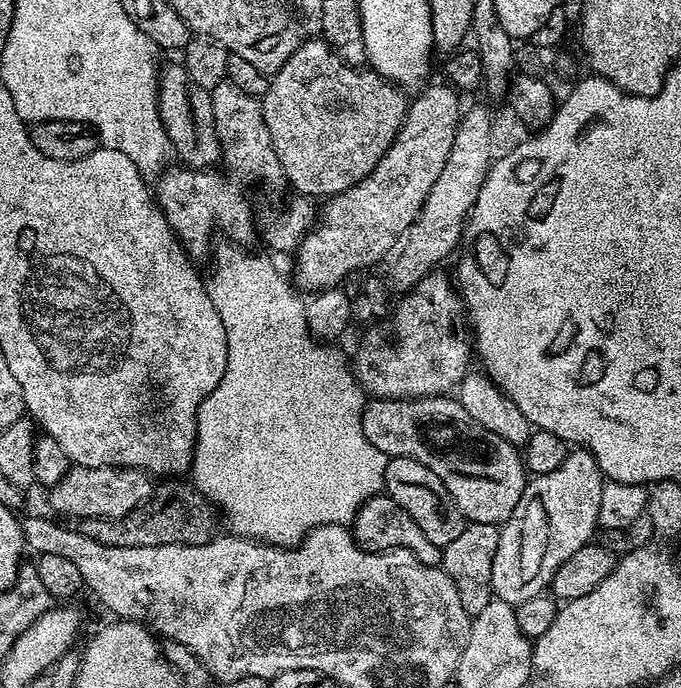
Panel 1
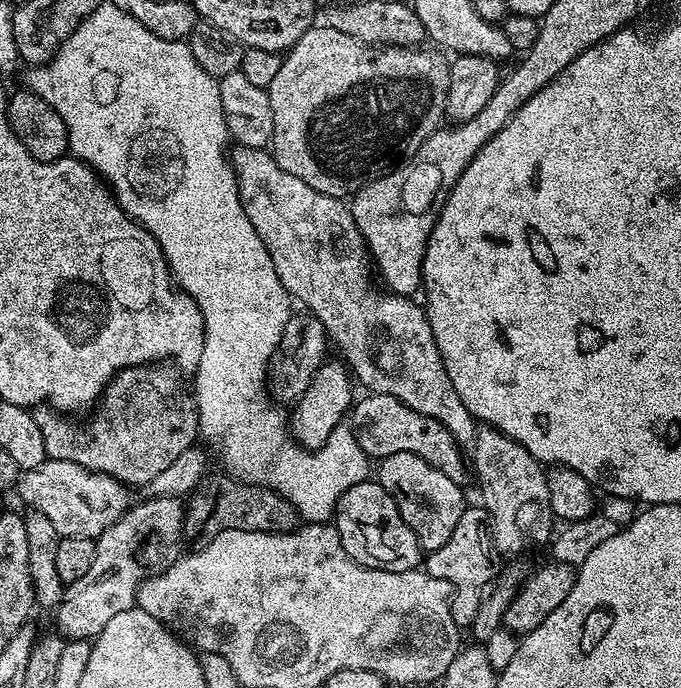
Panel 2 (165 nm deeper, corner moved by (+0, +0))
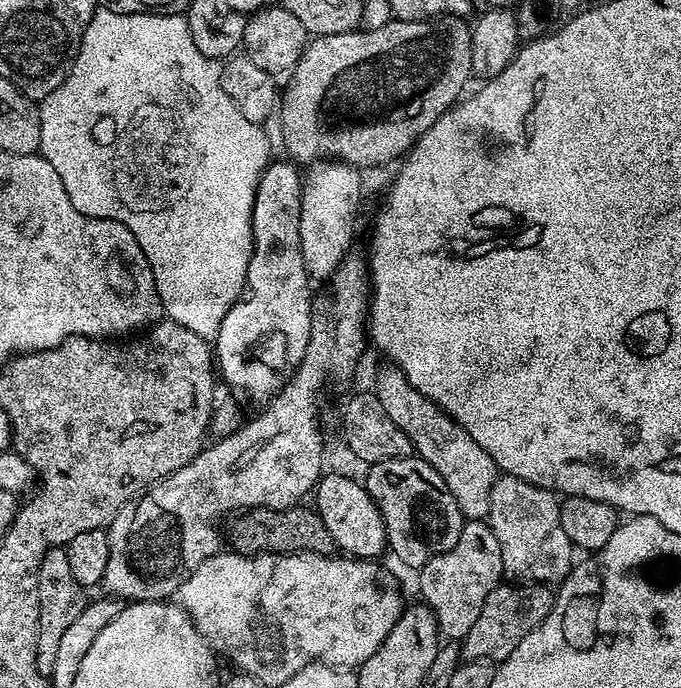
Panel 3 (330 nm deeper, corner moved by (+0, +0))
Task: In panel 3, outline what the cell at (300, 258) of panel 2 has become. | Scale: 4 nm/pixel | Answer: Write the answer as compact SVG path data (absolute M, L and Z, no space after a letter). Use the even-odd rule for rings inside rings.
M387 367L377 374L374 387L382 410L386 410L390 422L410 438L415 455L438 470L442 482L446 482L450 494L454 494L465 521L484 520L490 510L490 490L498 475L496 463L466 430L462 430L462 426L458 426L458 422L451 420L433 400L418 394L399 368Z

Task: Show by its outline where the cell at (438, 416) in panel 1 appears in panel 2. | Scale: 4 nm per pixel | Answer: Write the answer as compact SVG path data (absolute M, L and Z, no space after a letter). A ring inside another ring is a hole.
M364 394L361 400L359 397L350 409L350 427L358 446L362 446L370 458L383 458L399 452L418 454L418 458L426 458L430 466L442 470L442 474L455 484L465 483L466 456L450 430L434 417L410 410L410 406L398 402L398 398L386 394Z

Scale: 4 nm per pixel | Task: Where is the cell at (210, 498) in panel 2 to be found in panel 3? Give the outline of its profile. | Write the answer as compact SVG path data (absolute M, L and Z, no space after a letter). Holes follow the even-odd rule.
M297 506L294 508L249 508L237 515L235 519L231 521L232 525L229 526L228 532L226 528L226 540L230 543L231 551L239 552L241 554L259 554L261 552L317 552L323 556L329 555L333 551L334 545L332 539L330 538L330 530L326 530L326 526L322 522L322 518L313 510L311 507L304 508L305 506Z

